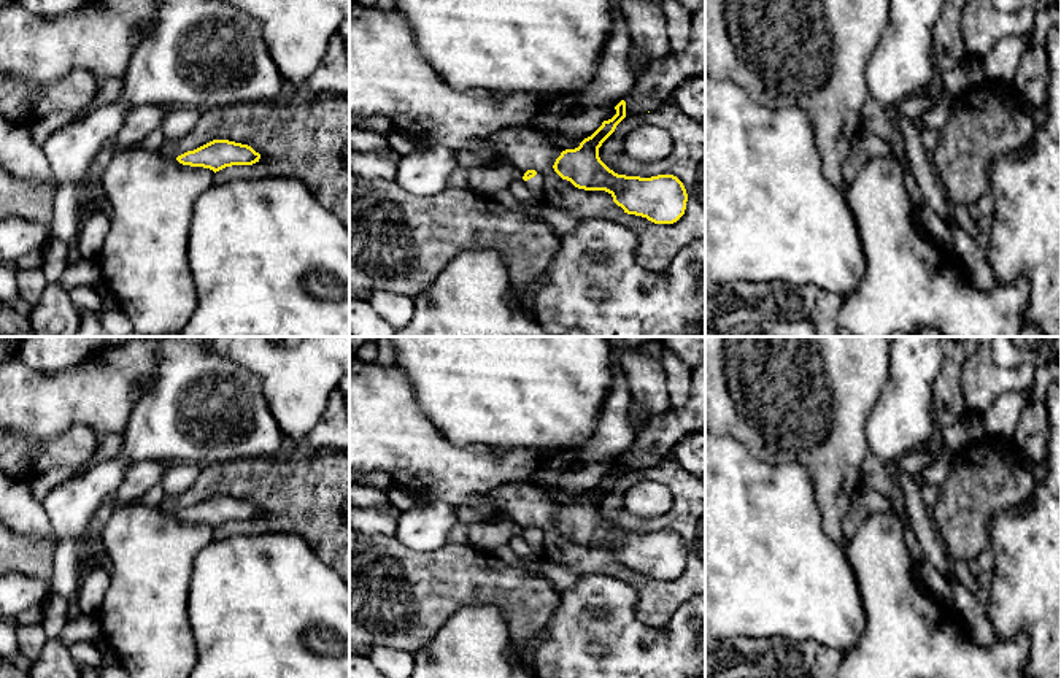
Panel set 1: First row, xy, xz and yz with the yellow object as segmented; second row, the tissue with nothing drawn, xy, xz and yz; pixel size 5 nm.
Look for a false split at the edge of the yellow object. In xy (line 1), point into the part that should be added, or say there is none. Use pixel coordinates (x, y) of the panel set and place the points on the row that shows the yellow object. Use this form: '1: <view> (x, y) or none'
1: none

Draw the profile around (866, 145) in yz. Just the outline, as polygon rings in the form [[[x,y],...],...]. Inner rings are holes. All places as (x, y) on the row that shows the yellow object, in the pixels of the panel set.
[[[861,130],[850,148],[848,156],[842,162],[842,173],[845,186],[848,186],[858,171],[874,157],[891,154],[893,144],[875,133]]]

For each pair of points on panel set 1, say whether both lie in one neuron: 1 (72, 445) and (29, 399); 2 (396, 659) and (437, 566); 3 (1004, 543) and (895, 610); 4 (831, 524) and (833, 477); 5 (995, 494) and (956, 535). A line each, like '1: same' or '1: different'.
1: different
2: different
3: different
4: same
5: same

